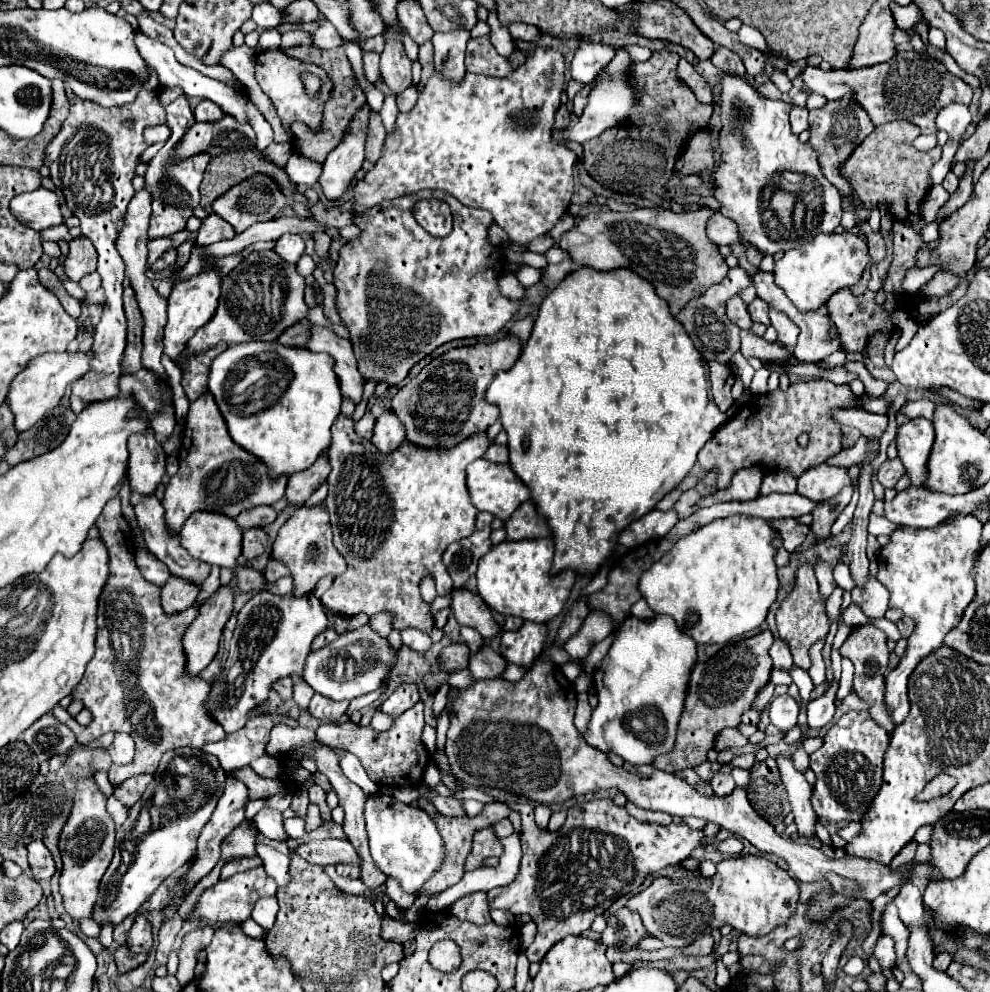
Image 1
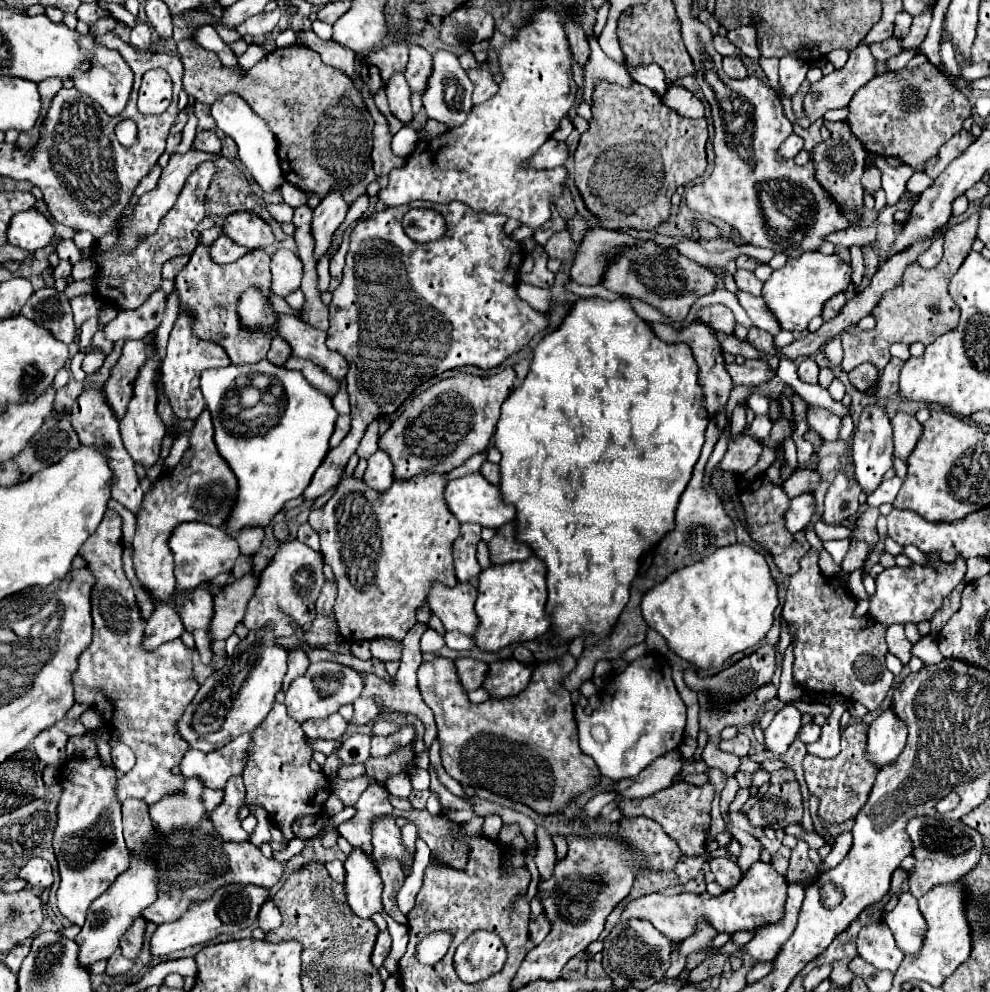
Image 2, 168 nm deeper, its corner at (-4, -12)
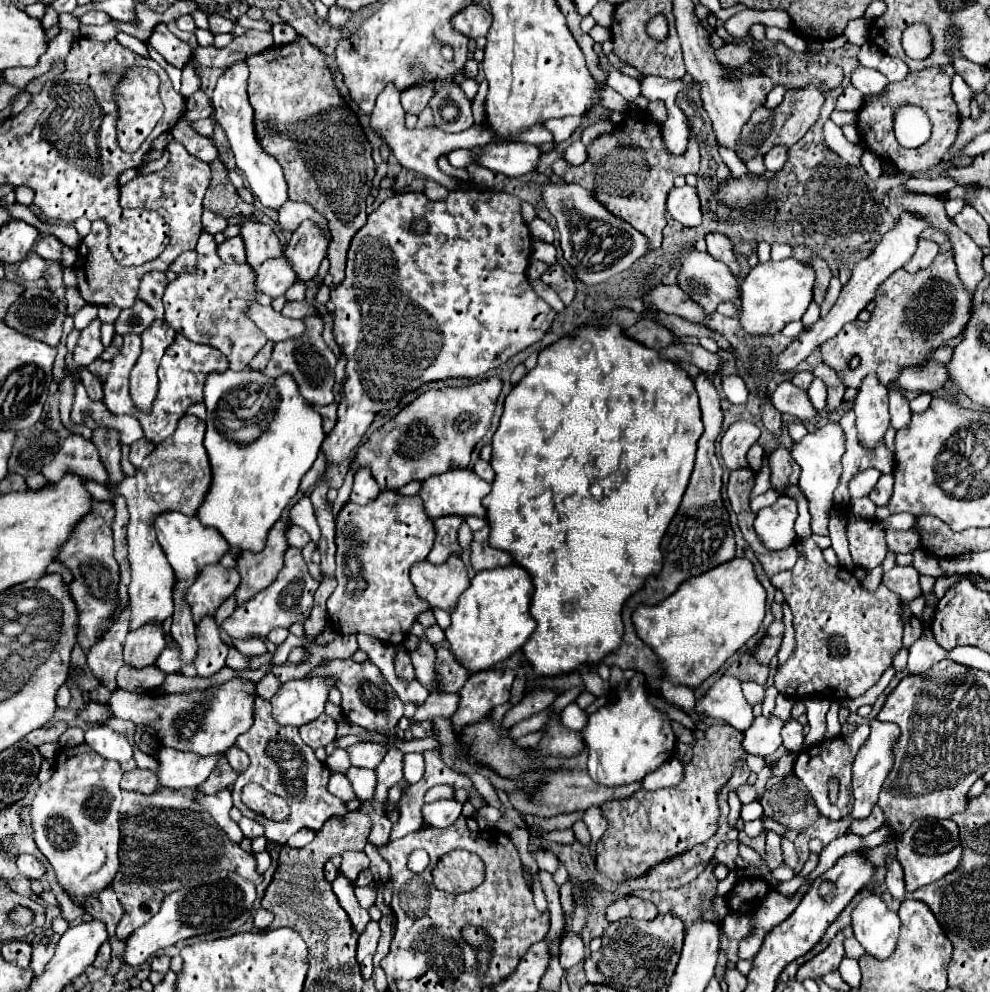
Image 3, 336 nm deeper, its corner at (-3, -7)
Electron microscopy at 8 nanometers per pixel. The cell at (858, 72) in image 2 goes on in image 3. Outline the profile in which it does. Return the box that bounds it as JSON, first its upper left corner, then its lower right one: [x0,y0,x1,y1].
[734,85,824,161]

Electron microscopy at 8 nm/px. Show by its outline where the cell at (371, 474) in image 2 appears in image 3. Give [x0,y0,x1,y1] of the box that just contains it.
[350,469,380,505]

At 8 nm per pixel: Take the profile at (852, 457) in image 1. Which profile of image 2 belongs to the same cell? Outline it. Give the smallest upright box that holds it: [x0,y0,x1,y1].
[783,470,823,498]

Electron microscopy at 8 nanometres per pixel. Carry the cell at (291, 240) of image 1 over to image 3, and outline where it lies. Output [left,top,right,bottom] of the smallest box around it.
[256,257,296,297]

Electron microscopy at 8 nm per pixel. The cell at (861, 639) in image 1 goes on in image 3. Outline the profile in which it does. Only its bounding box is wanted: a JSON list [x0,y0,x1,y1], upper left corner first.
[770,539,904,699]

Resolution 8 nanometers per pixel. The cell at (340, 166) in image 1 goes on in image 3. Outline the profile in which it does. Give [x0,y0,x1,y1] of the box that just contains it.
[284,221,326,283]

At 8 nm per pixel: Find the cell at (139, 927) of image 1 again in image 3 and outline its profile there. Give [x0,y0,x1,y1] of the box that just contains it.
[82,889,122,937]

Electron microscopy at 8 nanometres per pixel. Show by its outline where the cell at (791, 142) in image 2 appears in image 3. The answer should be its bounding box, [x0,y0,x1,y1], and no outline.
[764,147,788,173]

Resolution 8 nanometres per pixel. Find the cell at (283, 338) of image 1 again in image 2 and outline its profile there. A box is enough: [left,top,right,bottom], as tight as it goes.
[267,336,291,366]

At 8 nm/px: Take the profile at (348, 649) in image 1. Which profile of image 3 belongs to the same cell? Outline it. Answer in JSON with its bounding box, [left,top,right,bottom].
[272,679,334,727]

